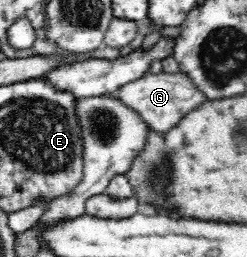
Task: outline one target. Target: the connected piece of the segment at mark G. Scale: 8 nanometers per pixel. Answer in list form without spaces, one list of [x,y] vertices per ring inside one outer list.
[[[148,71],[139,79],[119,87],[116,94],[126,105],[138,110],[146,118],[150,127],[161,134],[166,133],[165,131],[174,127],[186,113],[190,113],[206,101],[205,95],[198,91],[192,81],[181,72],[170,74],[165,72],[150,73]]]

